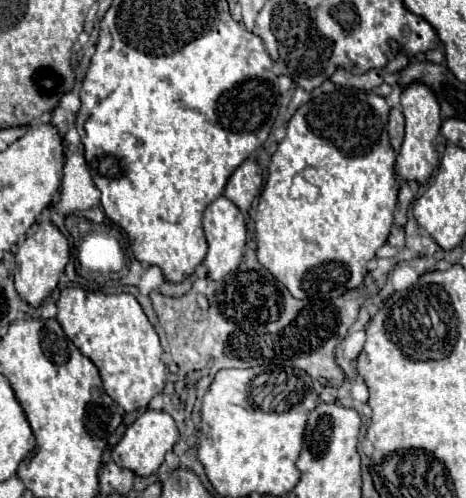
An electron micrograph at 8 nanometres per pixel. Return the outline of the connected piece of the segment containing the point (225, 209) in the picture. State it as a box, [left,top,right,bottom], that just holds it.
[204,196,246,280]

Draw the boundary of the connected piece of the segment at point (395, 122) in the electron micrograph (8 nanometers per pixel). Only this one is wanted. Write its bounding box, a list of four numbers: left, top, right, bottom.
[388,108,404,152]

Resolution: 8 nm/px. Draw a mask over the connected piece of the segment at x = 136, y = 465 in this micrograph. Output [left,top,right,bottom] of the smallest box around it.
[112,410,178,476]

